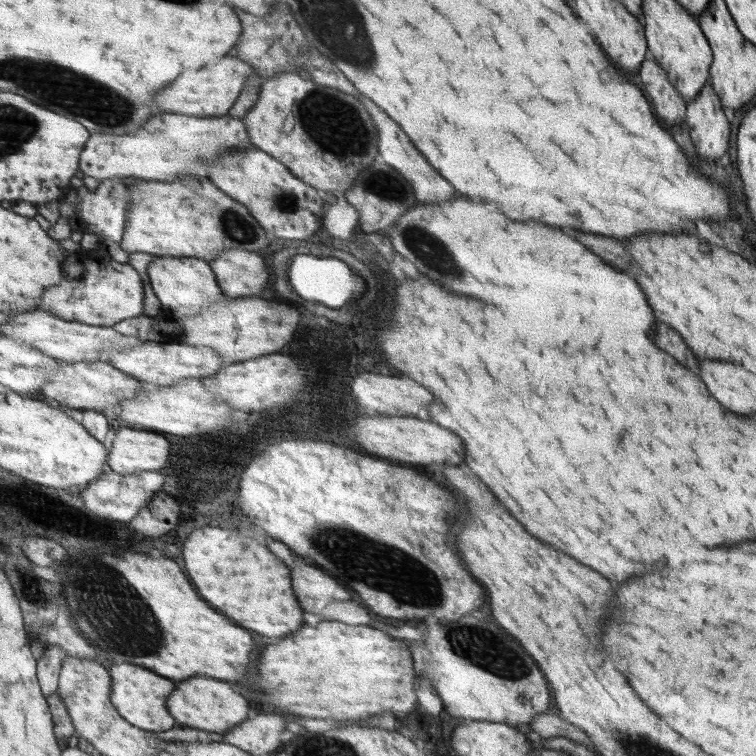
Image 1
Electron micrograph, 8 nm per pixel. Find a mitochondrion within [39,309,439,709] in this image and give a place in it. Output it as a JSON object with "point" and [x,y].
{"point":[120,620]}

